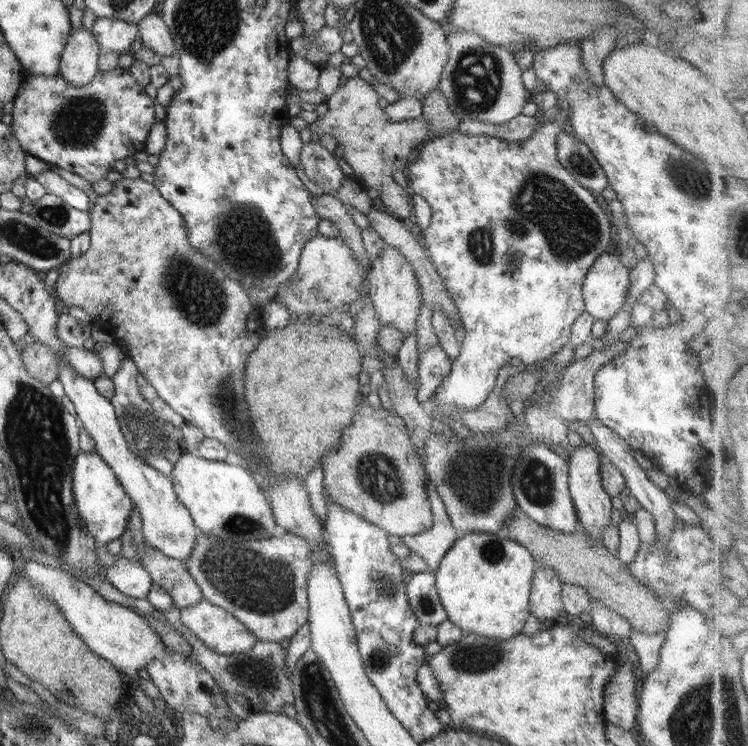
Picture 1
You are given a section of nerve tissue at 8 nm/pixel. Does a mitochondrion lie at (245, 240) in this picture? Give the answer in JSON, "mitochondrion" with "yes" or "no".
{"mitochondrion":"yes"}

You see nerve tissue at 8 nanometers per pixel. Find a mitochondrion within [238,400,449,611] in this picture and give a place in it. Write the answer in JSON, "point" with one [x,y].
{"point":[379,476]}

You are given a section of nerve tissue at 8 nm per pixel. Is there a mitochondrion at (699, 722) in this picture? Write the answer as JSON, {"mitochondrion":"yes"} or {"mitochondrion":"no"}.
{"mitochondrion":"yes"}

